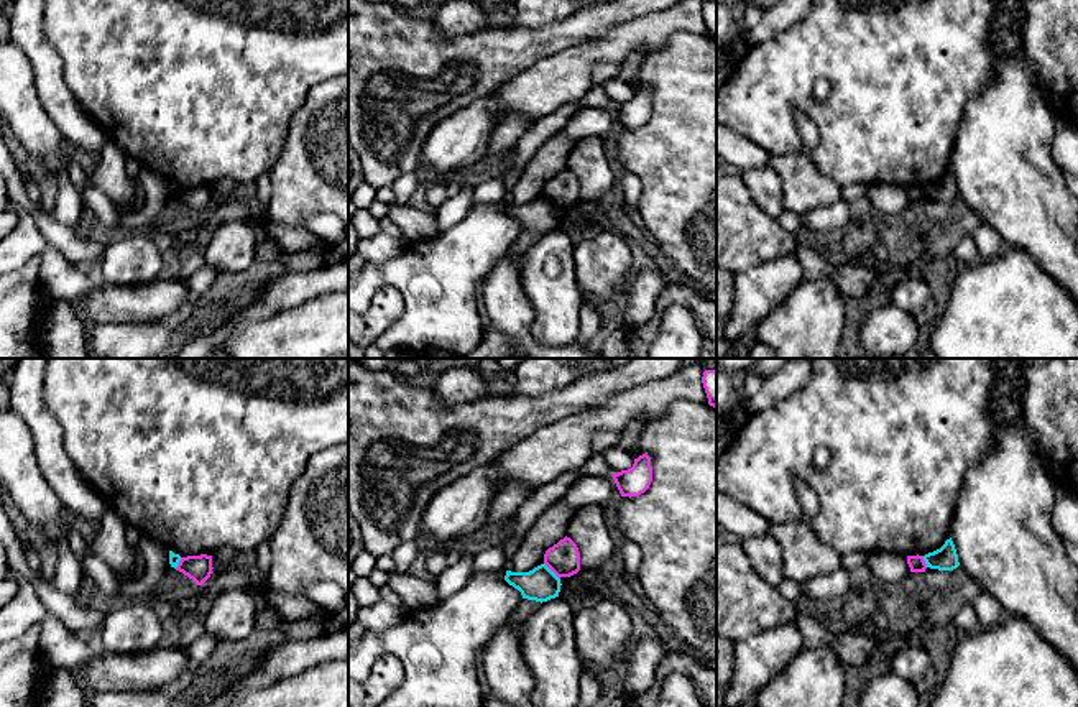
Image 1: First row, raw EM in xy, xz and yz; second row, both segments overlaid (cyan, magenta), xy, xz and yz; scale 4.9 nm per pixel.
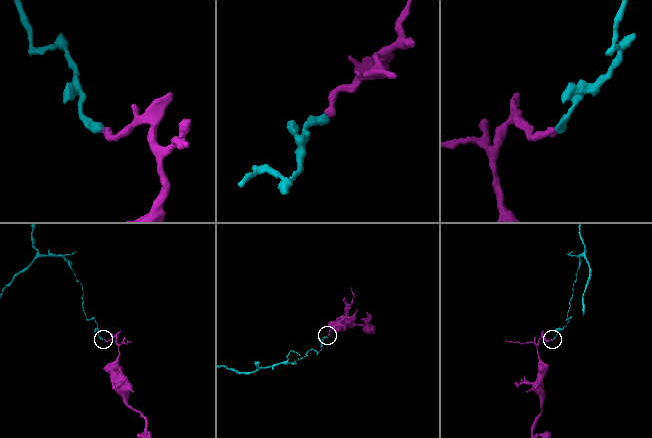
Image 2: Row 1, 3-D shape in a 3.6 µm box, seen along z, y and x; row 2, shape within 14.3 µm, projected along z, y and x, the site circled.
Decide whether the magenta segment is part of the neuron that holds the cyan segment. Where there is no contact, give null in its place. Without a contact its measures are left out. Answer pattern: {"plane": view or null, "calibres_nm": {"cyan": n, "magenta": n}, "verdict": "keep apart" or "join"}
{"plane": "xz", "calibres_nm": {"cyan": 170, "magenta": 160}, "verdict": "keep apart"}

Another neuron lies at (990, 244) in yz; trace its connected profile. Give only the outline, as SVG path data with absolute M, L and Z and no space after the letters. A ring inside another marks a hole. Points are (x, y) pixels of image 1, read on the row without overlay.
M981 222L981 225L971 233L971 237L978 248L978 261L988 261L999 256L1006 245L997 229L986 222Z

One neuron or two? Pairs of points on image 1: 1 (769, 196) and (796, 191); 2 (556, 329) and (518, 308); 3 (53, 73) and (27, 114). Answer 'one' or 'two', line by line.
1: two
2: two
3: two

